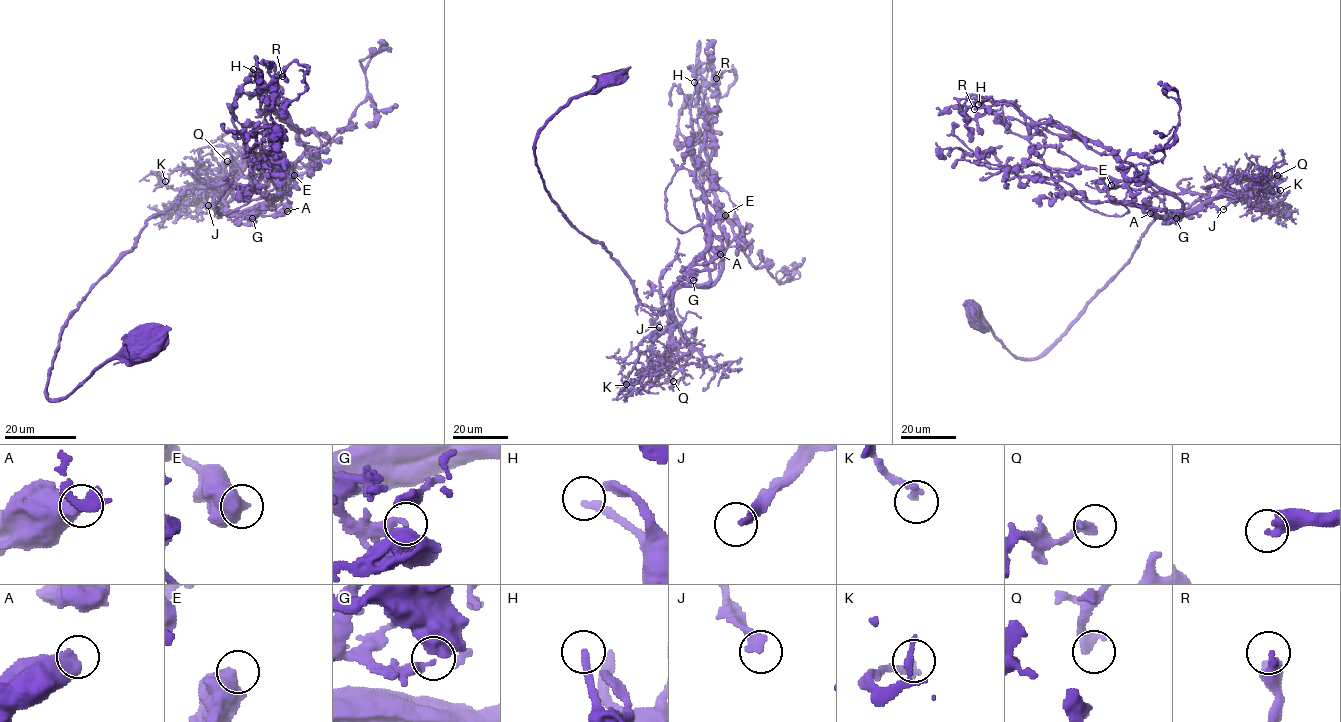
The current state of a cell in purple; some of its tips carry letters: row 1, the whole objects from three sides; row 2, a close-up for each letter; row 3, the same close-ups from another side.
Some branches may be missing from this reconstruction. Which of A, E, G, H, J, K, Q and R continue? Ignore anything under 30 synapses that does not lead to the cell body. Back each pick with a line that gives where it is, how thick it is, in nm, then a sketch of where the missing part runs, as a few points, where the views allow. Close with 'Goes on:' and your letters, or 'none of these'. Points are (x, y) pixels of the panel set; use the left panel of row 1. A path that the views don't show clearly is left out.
H: Place: (253, 69). Thickness 260 nm. Course of what is missing: (253, 69), (251, 59), (252, 75)
R: Place: (282, 76). Thickness 440 nm. Course of what is missing: (282, 76), (288, 69), (295, 74), (295, 81), (279, 88), (281, 91)
Goes on: H, R

